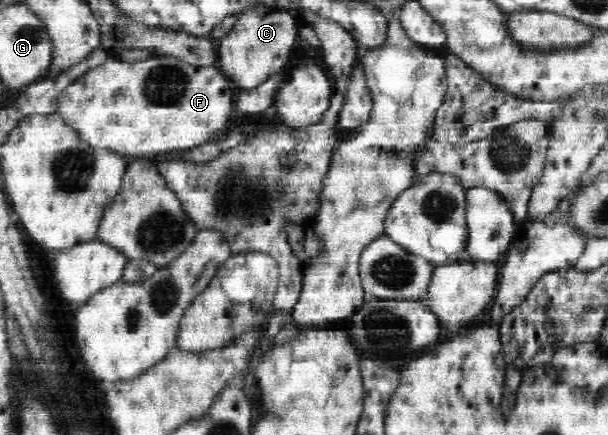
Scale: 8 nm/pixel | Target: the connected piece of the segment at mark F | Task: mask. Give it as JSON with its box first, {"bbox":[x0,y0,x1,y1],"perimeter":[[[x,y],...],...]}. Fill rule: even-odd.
{"bbox":[57,54,236,160],"perimeter":[[[168,54],[137,59],[134,63],[109,58],[69,84],[58,96],[57,113],[94,148],[110,150],[130,160],[134,156],[192,148],[221,136],[230,114],[235,112],[236,89],[218,65],[196,66]]]}

